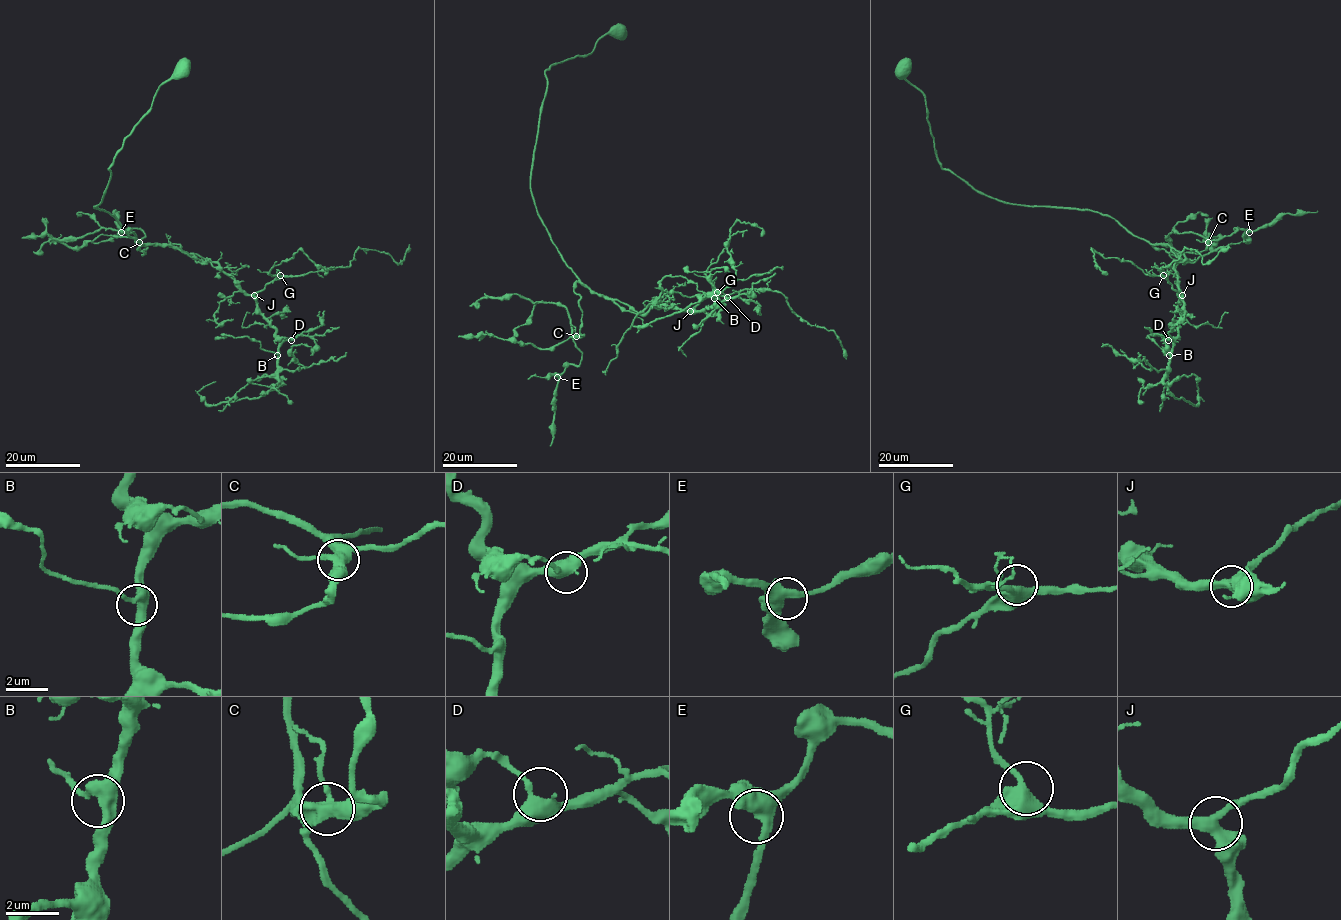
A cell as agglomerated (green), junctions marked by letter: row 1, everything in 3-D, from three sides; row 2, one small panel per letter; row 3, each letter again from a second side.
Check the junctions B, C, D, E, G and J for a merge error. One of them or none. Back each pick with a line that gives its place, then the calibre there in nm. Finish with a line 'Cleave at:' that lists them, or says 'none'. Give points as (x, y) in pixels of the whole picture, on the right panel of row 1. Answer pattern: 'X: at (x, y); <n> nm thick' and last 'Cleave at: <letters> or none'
Cleave at: none

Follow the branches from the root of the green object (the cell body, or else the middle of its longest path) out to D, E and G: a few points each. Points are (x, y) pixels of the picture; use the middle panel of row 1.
D: (616, 31), (545, 71), (530, 179), (536, 211), (583, 283), (638, 313), (650, 303), (703, 312), (727, 297)
E: (616, 31), (545, 71), (530, 192), (578, 279), (584, 334), (573, 340), (581, 362), (557, 377)
G: (616, 31), (545, 71), (530, 179), (536, 211), (583, 283), (638, 313), (650, 303), (691, 310), (717, 292)

